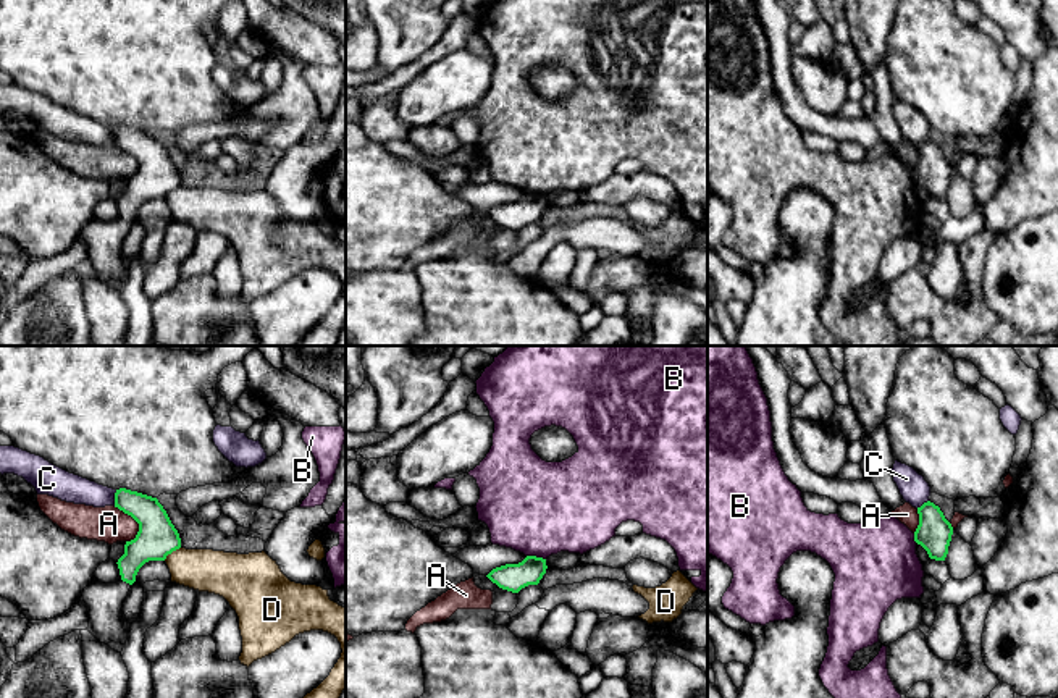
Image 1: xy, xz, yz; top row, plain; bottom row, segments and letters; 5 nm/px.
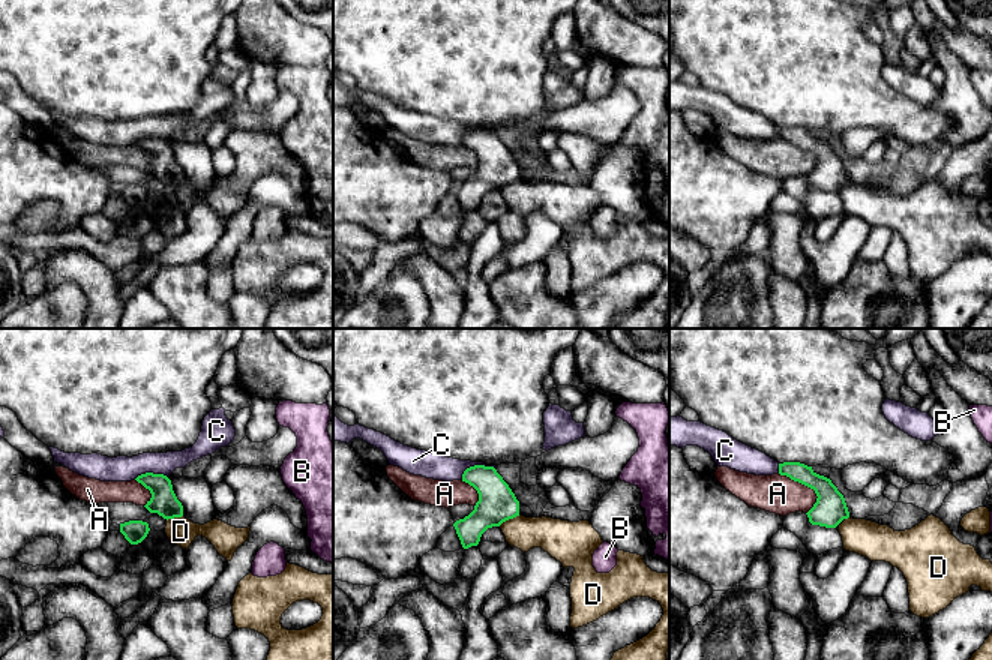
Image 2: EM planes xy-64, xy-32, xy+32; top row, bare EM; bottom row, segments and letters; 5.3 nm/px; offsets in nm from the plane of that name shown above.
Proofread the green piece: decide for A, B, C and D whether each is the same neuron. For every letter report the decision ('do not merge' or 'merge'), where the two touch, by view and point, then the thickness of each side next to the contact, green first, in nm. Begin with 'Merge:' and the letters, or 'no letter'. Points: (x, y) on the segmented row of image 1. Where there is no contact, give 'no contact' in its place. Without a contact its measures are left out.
Merge: no letter
A: do not merge; contact xy (134, 519); calibres 200 and 180 nm
B: do not merge; contact xz (535, 556); calibres 140 and 480 nm
C: do not merge; contact xy (115, 498); calibres 160 and 140 nm
D: do not merge; contact xy (172, 551); calibres 200 and 220 nm

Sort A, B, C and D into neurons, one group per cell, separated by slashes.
A D / B / C

